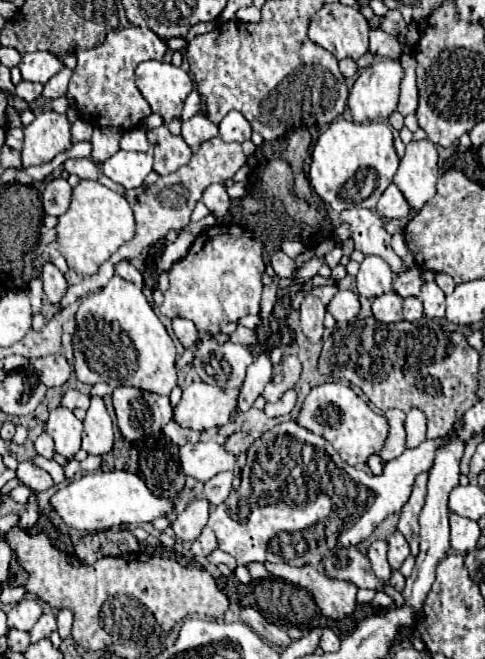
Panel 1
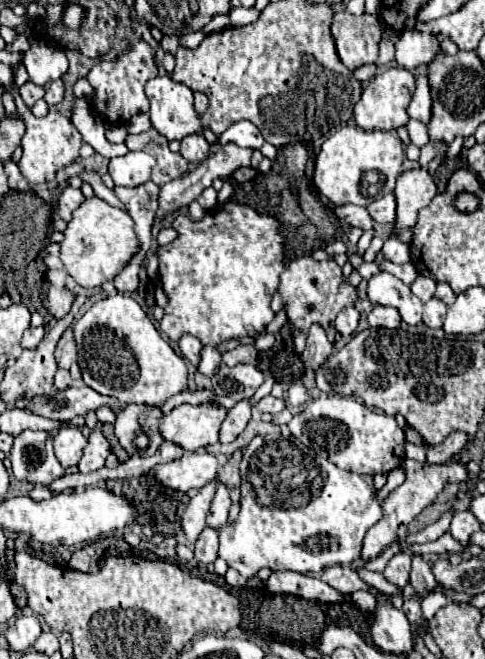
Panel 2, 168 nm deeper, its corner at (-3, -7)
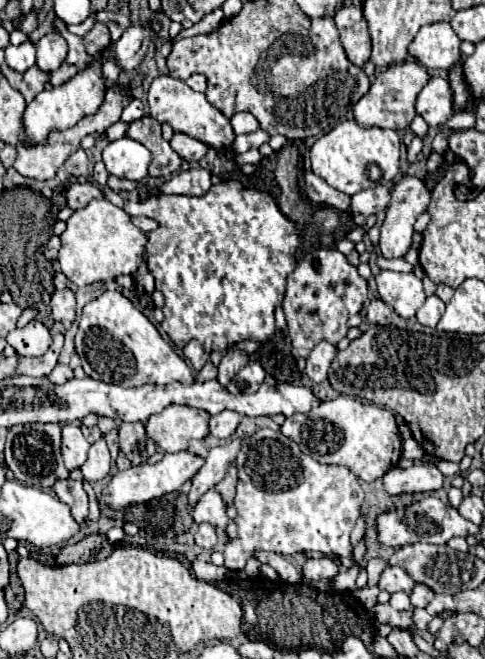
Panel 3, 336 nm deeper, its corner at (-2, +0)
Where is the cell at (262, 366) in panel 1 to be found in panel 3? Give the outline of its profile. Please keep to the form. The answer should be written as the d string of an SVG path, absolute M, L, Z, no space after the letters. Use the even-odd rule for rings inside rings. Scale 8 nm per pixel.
M222 411L220 415L214 415L210 419L210 435L218 437L218 439L228 439L236 427L240 425L242 415L236 411Z

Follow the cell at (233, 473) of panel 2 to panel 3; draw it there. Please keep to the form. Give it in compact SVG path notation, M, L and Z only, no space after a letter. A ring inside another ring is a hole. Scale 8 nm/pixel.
M232 463L230 465L230 469L228 469L228 473L226 473L226 477L214 487L220 495L222 495L222 499L224 499L224 503L226 505L230 505L232 503L232 499L234 499L234 495L236 495L236 483L238 483L238 473L236 473L236 463Z

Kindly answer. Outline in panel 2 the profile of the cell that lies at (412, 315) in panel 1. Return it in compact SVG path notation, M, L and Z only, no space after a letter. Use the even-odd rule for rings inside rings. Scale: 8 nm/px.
M379 272L369 280L367 296L373 304L393 306L399 310L407 324L419 324L423 314L423 302L411 292L407 284L389 272Z

